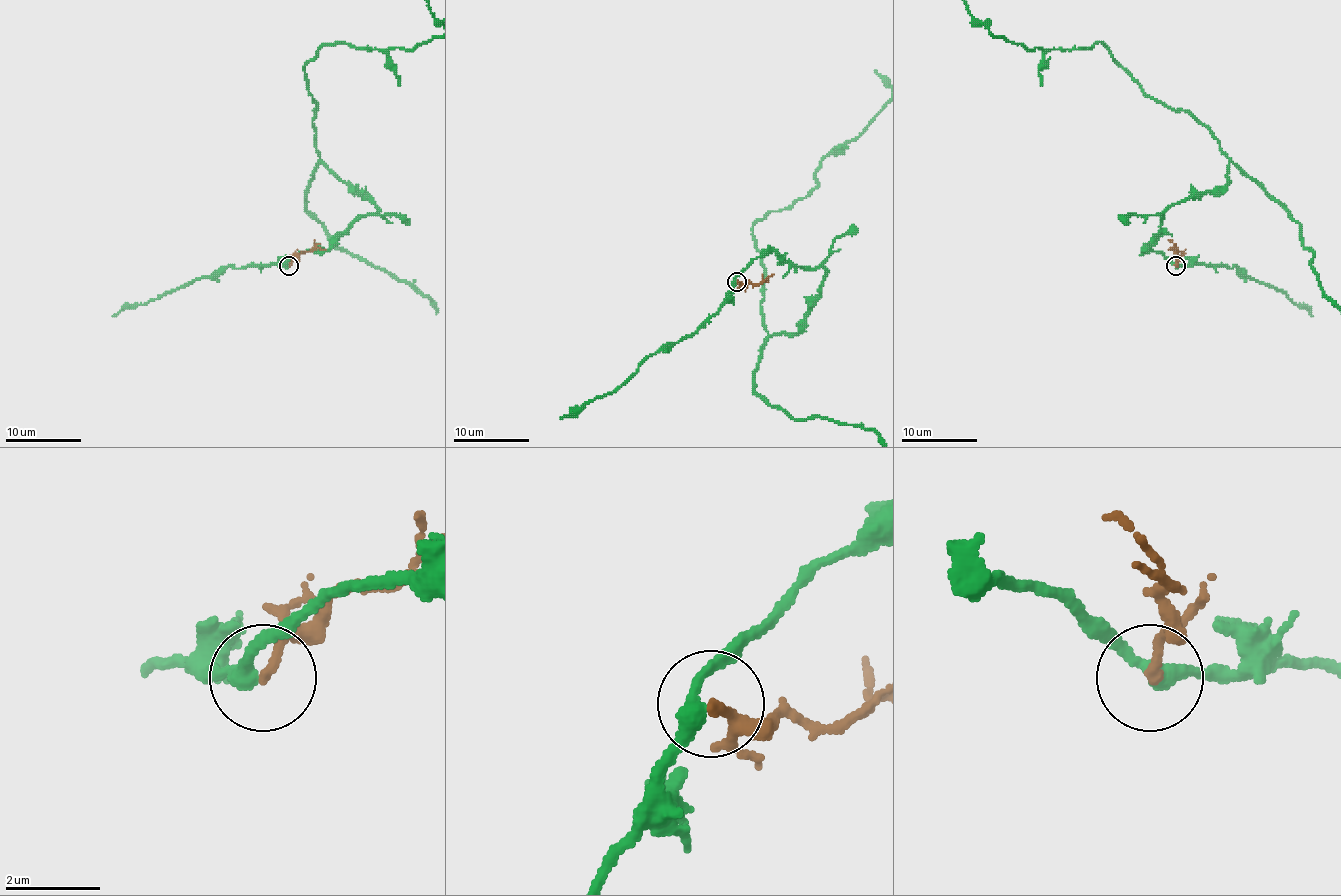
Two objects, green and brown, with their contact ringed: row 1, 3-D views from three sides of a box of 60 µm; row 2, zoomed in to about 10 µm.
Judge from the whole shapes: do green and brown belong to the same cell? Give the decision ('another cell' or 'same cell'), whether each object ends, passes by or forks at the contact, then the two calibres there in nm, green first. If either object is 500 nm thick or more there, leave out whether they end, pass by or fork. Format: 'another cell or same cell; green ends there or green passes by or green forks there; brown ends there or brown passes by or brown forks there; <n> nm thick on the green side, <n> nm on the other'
another cell; green passes by; brown ends there; 320 nm thick on the green side, 190 nm on the other

